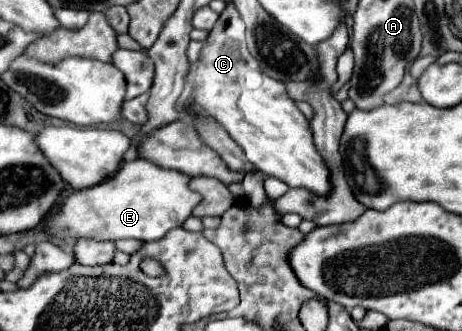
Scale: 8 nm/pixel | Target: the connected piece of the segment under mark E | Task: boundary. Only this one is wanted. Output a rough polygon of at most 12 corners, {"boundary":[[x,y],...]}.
{"boundary":[[138,157],[64,197],[62,241],[158,241],[202,195]]}

